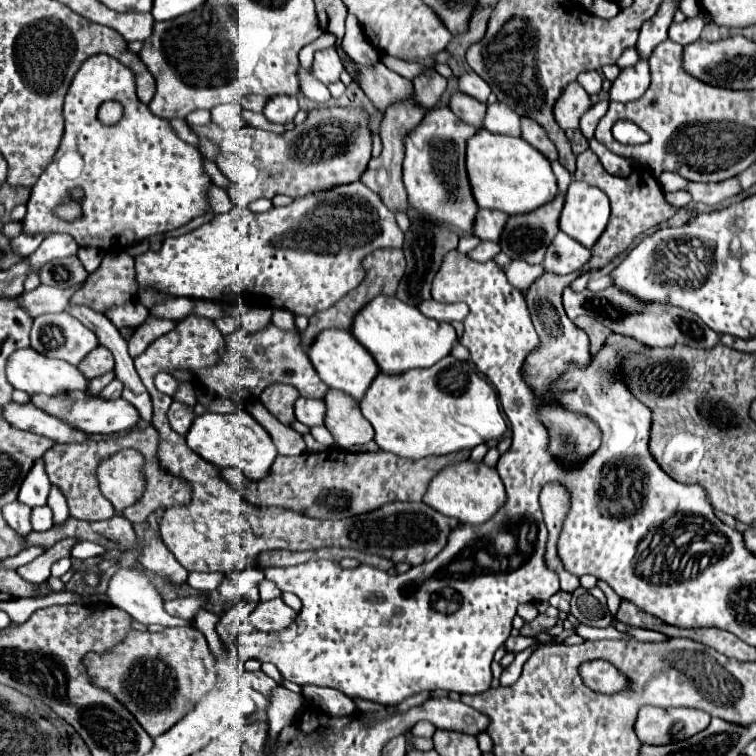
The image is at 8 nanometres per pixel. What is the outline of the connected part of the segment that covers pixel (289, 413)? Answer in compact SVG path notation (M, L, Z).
M287 383L269 385L259 397L259 401L285 425L289 425L295 419L293 405L297 399L299 399L299 391Z

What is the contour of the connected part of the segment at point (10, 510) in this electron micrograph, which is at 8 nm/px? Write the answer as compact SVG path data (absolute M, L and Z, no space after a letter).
M13 501L11 505L5 505L3 509L3 517L5 521L19 533L19 535L27 535L31 531L31 507L23 505L21 501Z

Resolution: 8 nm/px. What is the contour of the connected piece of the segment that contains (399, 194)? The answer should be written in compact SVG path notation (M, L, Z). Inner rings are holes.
M413 99L409 101L403 101L403 103L397 103L393 107L387 109L381 125L379 125L379 133L381 133L381 141L383 141L383 151L381 151L381 157L377 159L371 159L367 171L363 173L361 181L371 189L375 191L383 203L393 211L405 211L407 209L407 193L403 189L403 183L401 183L401 161L403 161L403 135L409 133L419 121L421 117L425 115L425 109L417 107Z

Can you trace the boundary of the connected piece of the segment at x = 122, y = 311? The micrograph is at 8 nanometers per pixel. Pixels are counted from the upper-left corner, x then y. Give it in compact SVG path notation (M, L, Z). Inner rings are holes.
M125 303L121 307L113 307L107 317L113 321L115 327L137 327L147 319L149 311L139 303Z

